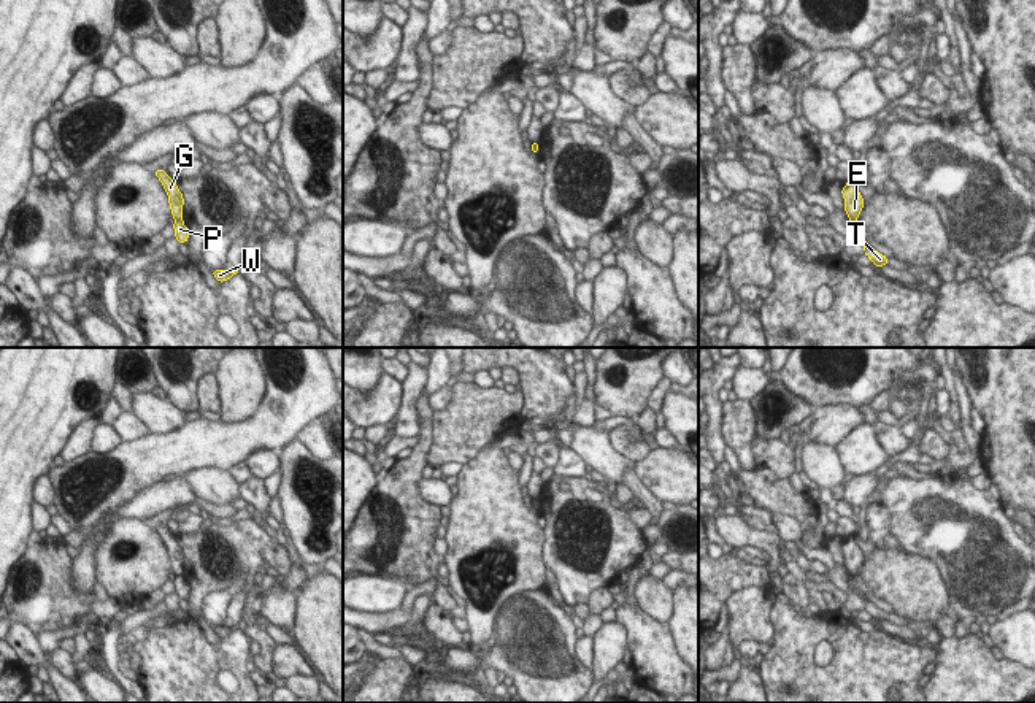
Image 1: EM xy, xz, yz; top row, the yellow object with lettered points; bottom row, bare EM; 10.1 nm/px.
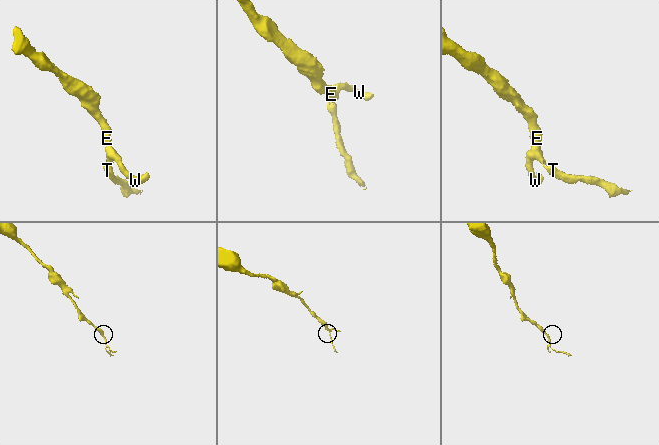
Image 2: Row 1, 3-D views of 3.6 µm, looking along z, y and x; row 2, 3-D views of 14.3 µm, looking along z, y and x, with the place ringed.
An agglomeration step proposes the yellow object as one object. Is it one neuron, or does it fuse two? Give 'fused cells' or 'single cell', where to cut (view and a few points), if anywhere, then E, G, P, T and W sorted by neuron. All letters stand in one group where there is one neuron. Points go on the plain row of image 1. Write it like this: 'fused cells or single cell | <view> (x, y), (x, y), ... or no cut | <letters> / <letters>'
fused cells | xy (181, 573), (175, 576) | E G / P T W

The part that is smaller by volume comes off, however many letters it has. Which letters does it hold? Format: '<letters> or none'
P, T, W

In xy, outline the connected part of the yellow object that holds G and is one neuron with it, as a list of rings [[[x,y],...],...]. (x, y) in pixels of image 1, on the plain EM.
[[[156,525],[154,530],[159,533],[159,536],[164,540],[164,544],[167,546],[171,571],[175,573],[175,576],[183,574],[184,554],[176,543],[176,535],[170,535],[168,528],[164,525]]]

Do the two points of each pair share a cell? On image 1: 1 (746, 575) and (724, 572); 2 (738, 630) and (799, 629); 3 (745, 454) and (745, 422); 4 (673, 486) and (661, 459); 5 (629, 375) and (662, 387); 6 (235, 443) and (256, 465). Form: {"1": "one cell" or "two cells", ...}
{"1": "one cell", "2": "two cells", "3": "one cell", "4": "one cell", "5": "two cells", "6": "two cells"}

